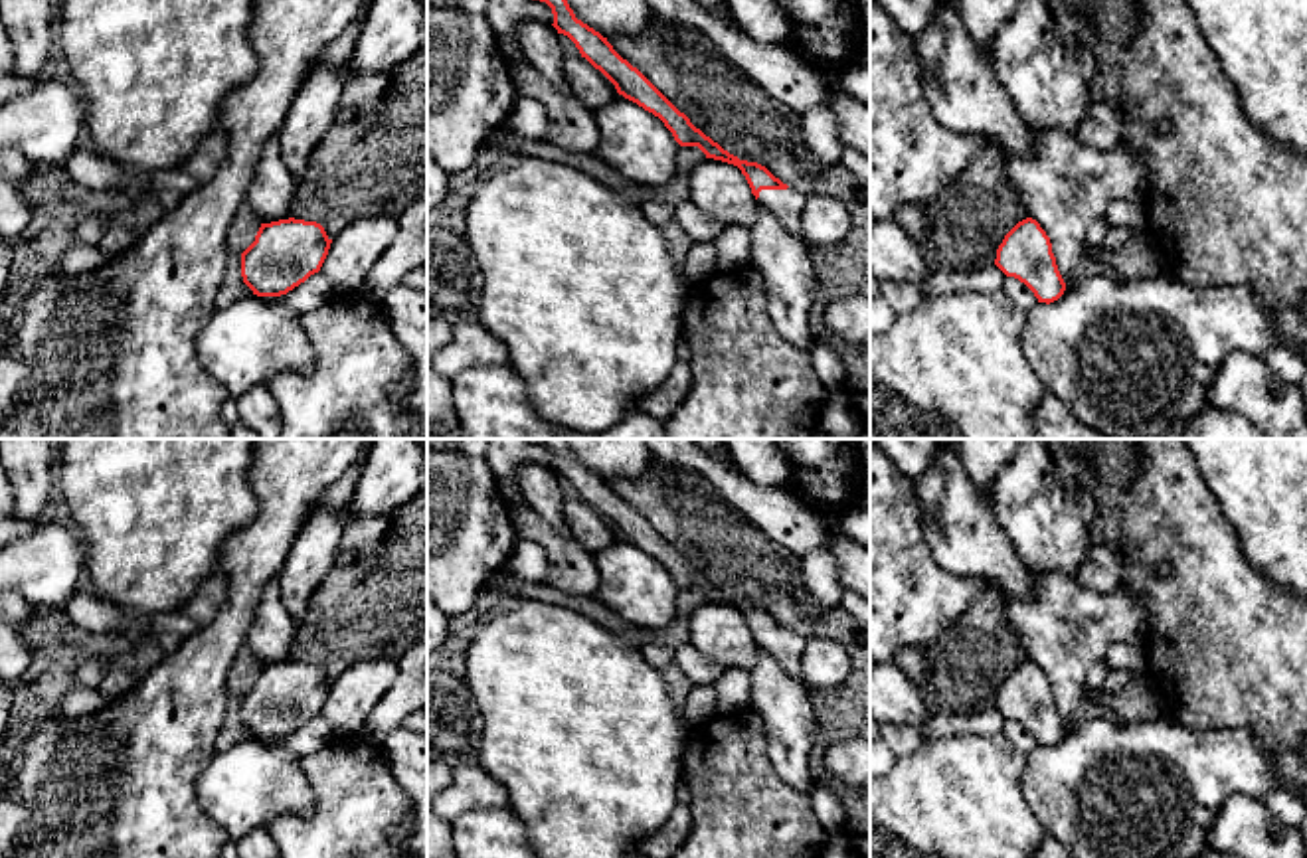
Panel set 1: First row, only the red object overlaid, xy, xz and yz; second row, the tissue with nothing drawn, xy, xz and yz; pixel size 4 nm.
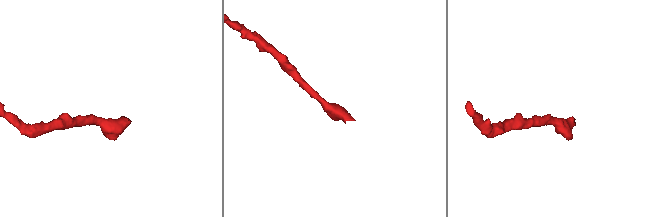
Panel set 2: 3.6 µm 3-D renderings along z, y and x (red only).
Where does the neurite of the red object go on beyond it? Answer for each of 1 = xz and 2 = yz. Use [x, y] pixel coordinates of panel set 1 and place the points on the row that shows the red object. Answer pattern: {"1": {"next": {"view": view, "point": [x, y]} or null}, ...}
{"1": {"next": {"view": "xz", "point": [787, 204]}}, "2": {"next": null}}

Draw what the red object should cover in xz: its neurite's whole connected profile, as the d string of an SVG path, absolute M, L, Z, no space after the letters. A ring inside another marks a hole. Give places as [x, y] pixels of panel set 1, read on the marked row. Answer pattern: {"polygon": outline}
{"polygon": "M540 0L552 8L554 28L567 36L581 57L599 69L619 95L658 117L680 146L698 146L706 158L734 164L745 176L757 206L767 208L783 227L801 237L807 196L789 188L757 162L740 160L696 129L637 67L623 59L599 32L575 18L567 0Z"}

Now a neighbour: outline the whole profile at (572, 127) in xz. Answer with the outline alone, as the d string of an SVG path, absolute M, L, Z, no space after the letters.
M530 63L510 65L518 95L536 99L548 113L546 140L573 154L595 152L601 130L587 109L571 93L558 91Z

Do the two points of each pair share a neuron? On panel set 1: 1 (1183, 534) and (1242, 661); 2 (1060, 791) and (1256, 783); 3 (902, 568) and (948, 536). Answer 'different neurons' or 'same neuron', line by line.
1: same neuron
2: same neuron
3: different neurons

